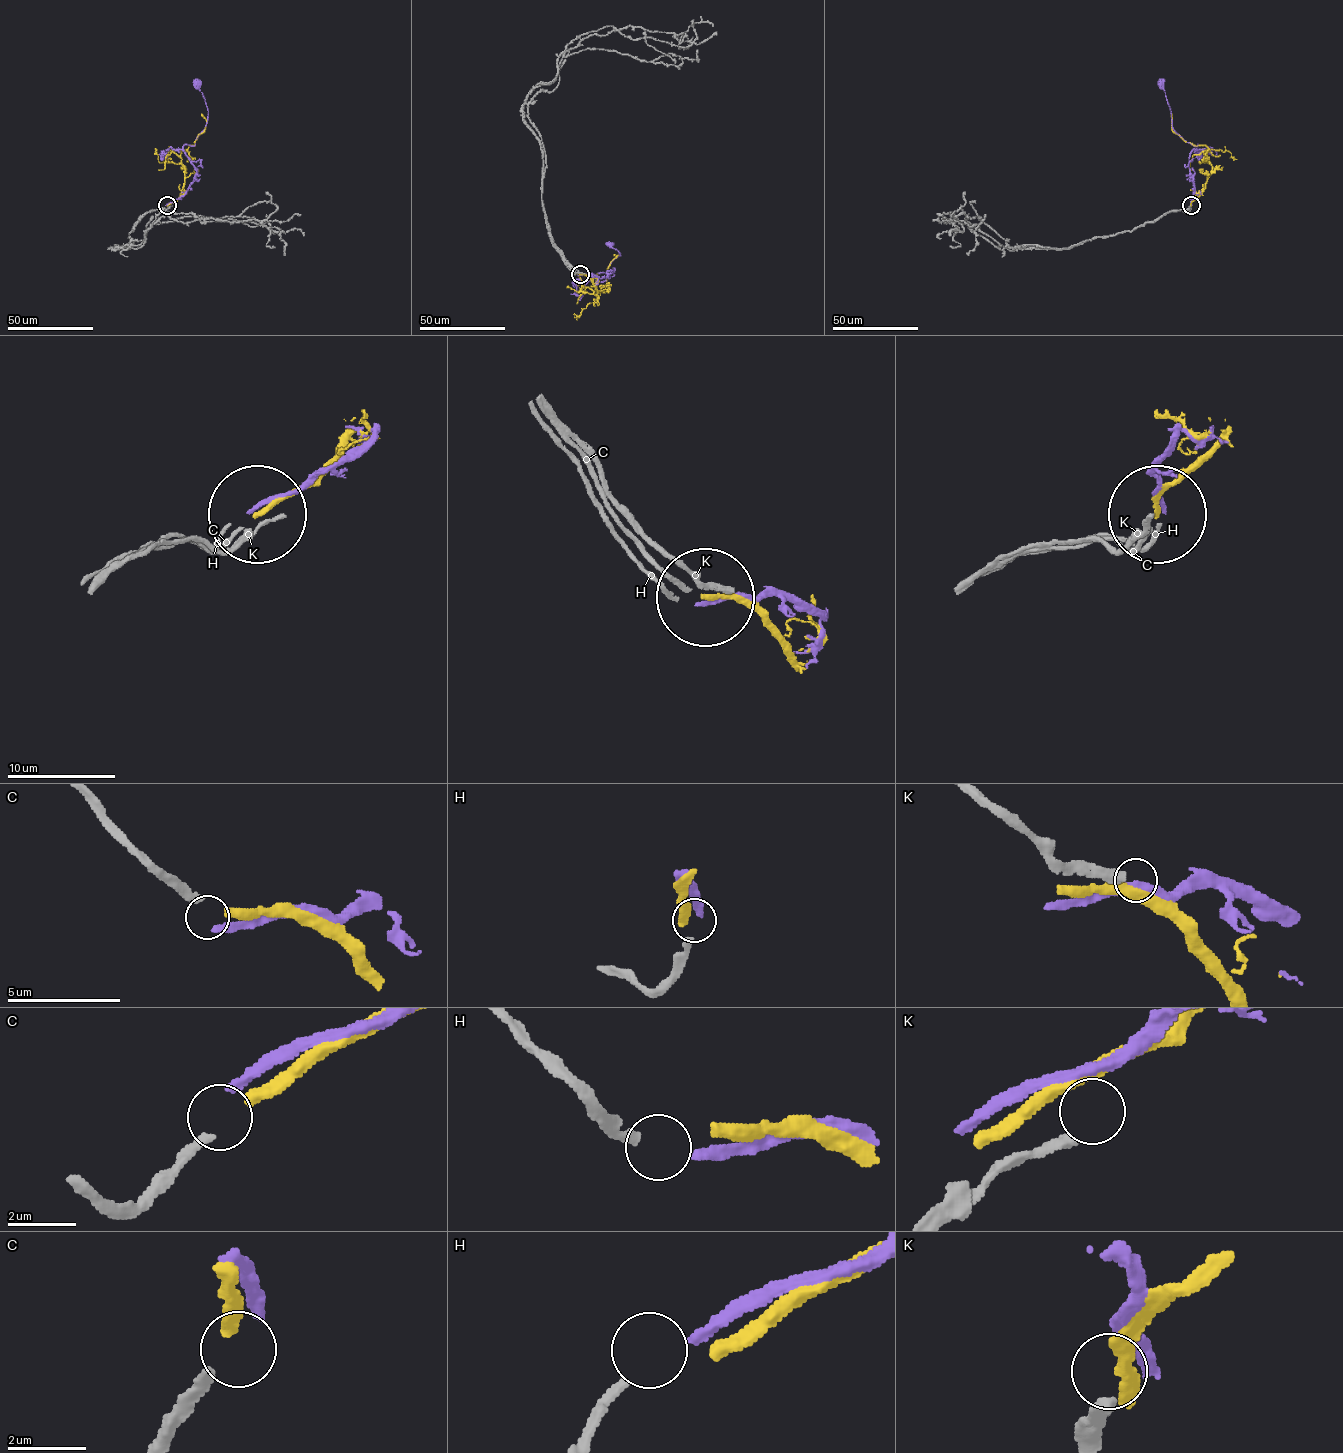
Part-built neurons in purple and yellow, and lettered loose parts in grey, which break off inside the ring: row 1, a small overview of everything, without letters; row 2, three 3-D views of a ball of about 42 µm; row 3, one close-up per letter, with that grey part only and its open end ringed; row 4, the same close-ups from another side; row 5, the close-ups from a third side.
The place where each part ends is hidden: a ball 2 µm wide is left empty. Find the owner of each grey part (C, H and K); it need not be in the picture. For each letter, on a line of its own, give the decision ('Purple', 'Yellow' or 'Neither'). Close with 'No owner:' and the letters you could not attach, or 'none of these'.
C: Yellow
H: Purple
K: Neither
No owner: K

